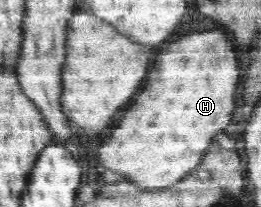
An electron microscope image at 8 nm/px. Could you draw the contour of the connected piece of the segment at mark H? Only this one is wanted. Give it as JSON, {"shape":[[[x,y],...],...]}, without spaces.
{"shape":[[[219,29],[191,33],[181,37],[177,43],[171,43],[163,53],[157,55],[151,71],[147,73],[143,91],[111,129],[109,137],[99,145],[99,149],[95,149],[97,163],[103,169],[117,171],[123,175],[123,179],[143,185],[143,189],[165,189],[179,183],[199,165],[209,143],[212,143],[211,139],[232,123],[231,113],[237,103],[235,91],[239,85],[239,63],[235,44],[227,36]]]}

